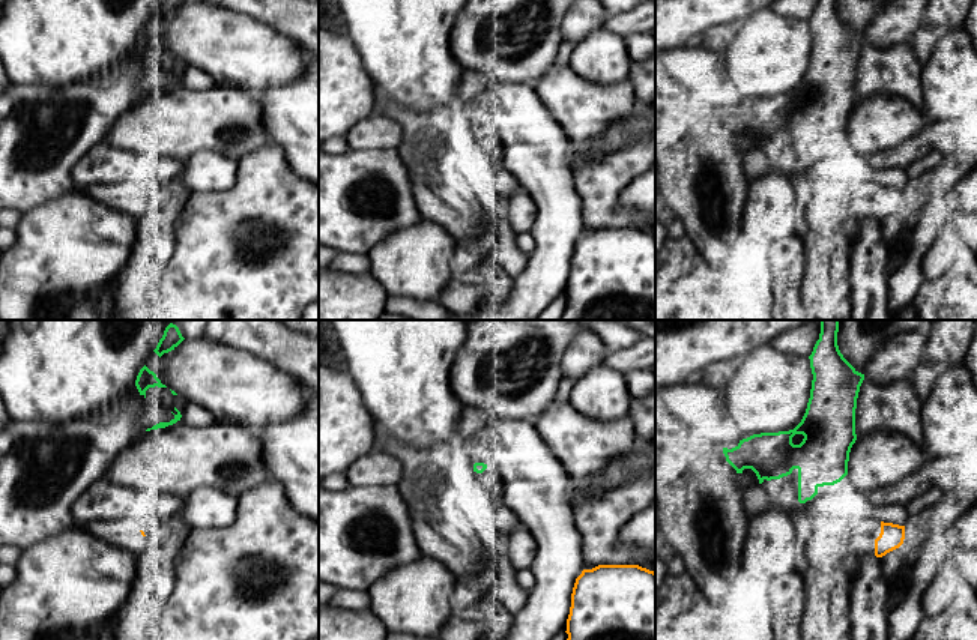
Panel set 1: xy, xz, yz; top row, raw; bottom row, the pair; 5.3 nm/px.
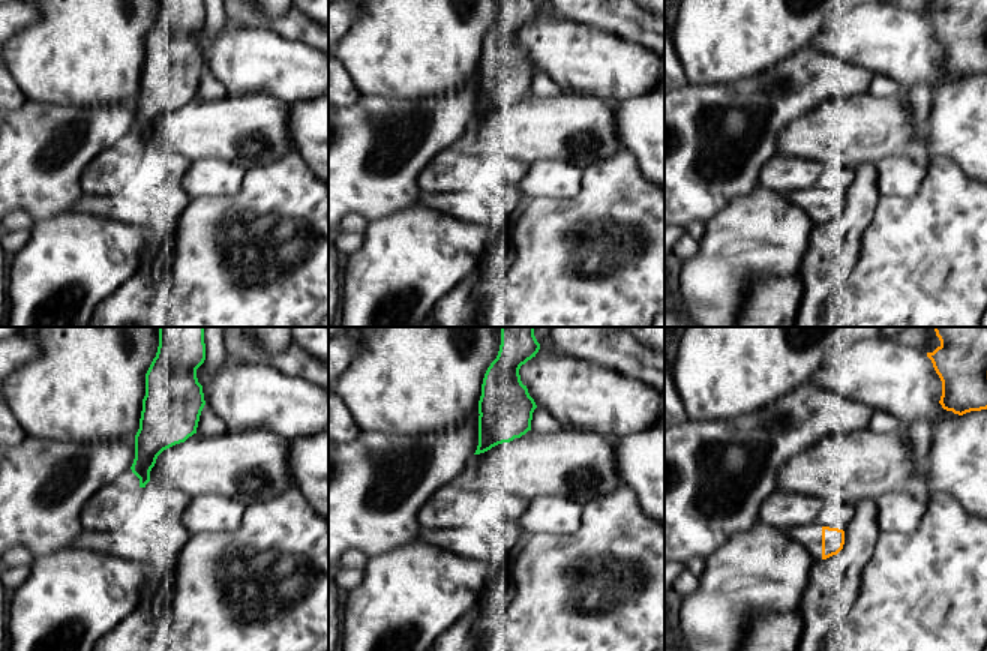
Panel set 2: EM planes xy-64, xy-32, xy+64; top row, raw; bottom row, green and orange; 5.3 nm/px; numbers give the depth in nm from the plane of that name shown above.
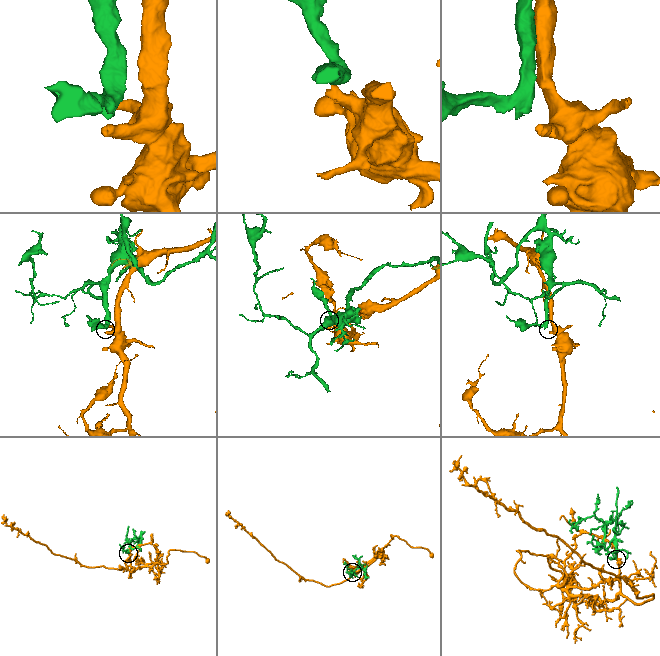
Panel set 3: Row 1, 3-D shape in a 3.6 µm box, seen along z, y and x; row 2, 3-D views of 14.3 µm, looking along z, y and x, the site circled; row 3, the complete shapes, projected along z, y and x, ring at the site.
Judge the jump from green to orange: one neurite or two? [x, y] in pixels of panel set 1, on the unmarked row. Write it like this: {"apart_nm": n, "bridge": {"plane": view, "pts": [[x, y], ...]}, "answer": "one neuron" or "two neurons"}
{"apart_nm": 320, "bridge": {"plane": "yz", "pts": [[839, 144], [881, 185]]}, "answer": "two neurons"}

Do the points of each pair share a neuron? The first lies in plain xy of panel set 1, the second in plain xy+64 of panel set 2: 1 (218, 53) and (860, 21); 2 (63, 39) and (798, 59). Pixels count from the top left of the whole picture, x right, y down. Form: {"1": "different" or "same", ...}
{"1": "same", "2": "different"}

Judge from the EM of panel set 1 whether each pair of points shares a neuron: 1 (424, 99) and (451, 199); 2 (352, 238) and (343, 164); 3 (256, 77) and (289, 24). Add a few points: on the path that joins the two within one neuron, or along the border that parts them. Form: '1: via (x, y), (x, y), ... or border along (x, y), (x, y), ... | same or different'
1: border along (393, 101), (414, 110), (435, 110), (447, 105) | different
2: via (352, 220), (341, 200), (343, 182) | same
3: border along (251, 17), (289, 36), (302, 48) | different

